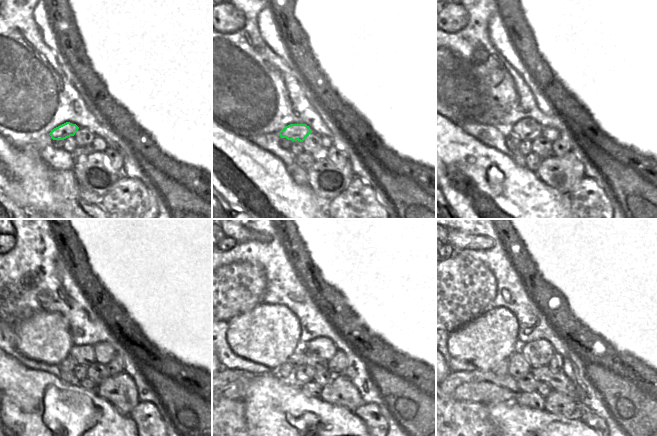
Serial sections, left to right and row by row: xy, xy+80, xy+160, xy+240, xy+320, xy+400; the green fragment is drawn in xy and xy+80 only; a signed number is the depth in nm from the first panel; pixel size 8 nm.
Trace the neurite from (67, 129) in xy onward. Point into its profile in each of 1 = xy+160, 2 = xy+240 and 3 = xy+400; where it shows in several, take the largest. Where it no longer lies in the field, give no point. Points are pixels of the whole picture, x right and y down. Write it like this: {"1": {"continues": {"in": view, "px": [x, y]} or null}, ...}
{"1": {"continues": {"in": "xy+160", "px": [527, 130]}}, "2": {"continues": {"in": "xy+240", "px": [84, 355]}}, "3": {"continues": {"in": "xy+400", "px": [556, 379]}}}

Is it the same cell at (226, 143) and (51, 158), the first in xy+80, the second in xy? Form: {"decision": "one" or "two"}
{"decision": "two"}

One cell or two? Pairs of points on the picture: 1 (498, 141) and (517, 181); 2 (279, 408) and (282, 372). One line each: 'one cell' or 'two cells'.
1: two cells
2: two cells

